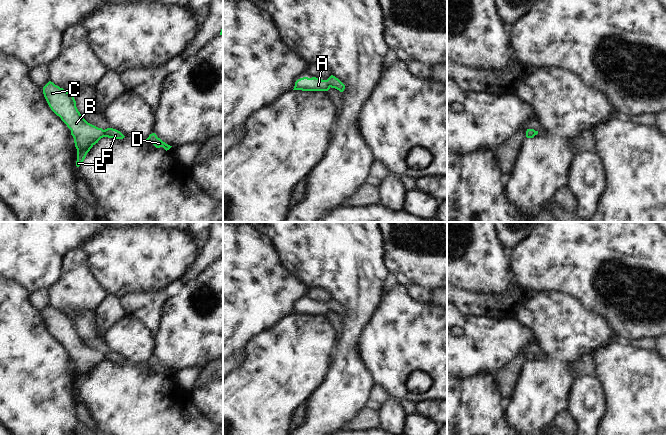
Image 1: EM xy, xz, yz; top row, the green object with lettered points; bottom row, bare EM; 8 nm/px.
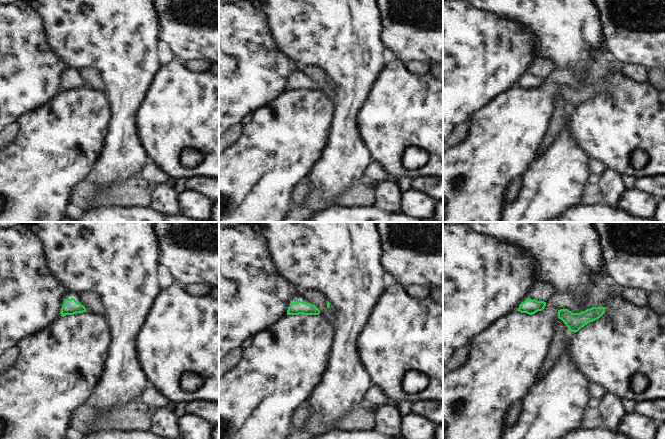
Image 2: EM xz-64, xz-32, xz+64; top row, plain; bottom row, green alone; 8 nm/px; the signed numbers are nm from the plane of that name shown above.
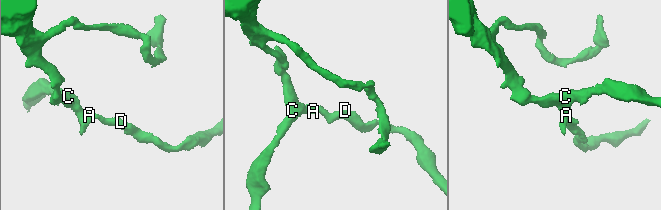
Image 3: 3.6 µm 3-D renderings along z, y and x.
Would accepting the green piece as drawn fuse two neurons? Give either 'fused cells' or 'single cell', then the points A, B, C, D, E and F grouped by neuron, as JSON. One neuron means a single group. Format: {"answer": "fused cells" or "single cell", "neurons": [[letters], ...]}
{"answer": "single cell", "neurons": [["A", "B", "C", "D", "E", "F"]]}

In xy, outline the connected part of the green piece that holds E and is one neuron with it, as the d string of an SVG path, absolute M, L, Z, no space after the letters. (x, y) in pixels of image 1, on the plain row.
M49 305L43 311L43 318L51 334L71 354L77 373L77 391L81 389L87 377L101 362L123 363L125 361L116 353L107 352L103 354L88 347L78 335L73 318L53 306Z

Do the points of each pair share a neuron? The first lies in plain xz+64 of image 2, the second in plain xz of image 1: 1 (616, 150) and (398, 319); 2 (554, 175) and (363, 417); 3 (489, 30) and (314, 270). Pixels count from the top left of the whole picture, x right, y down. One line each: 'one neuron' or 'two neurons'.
1: one neuron
2: two neurons
3: two neurons

